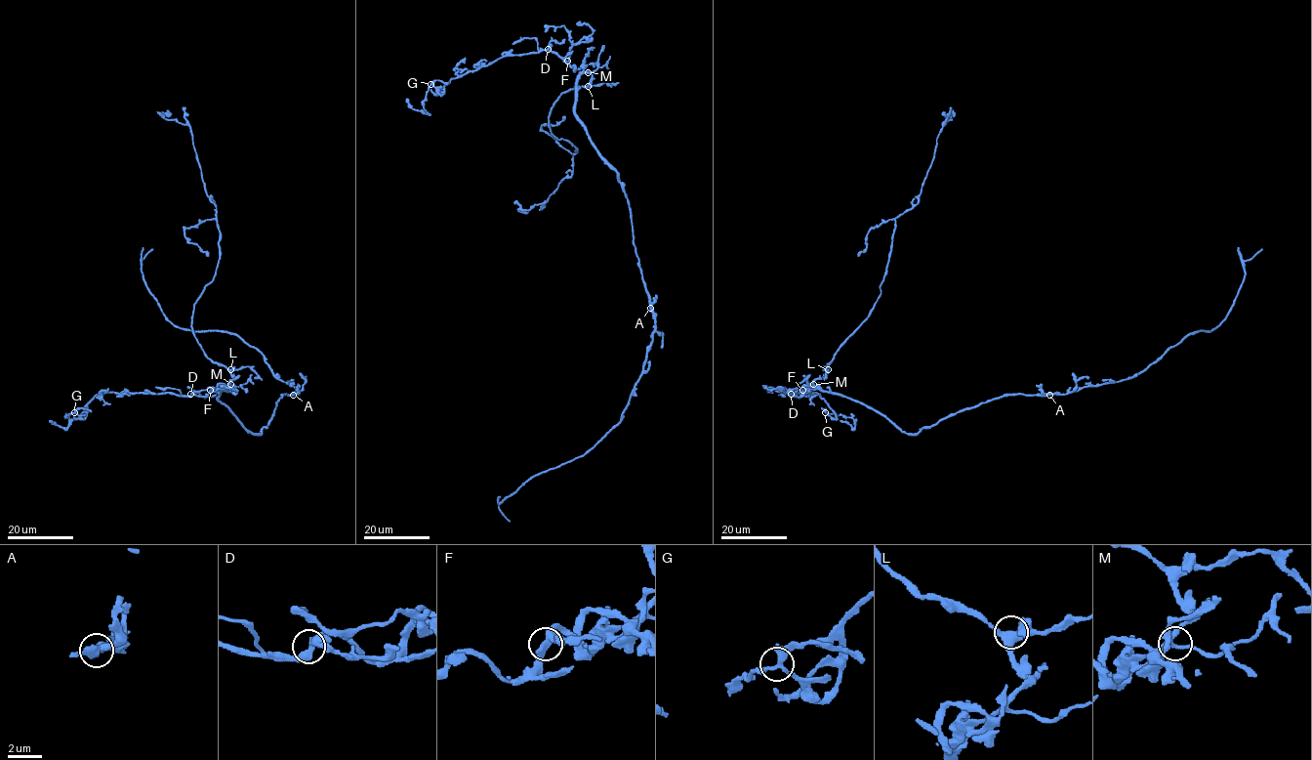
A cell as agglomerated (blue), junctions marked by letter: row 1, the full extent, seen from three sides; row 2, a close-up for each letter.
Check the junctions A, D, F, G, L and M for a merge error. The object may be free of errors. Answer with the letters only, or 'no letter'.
no letter

